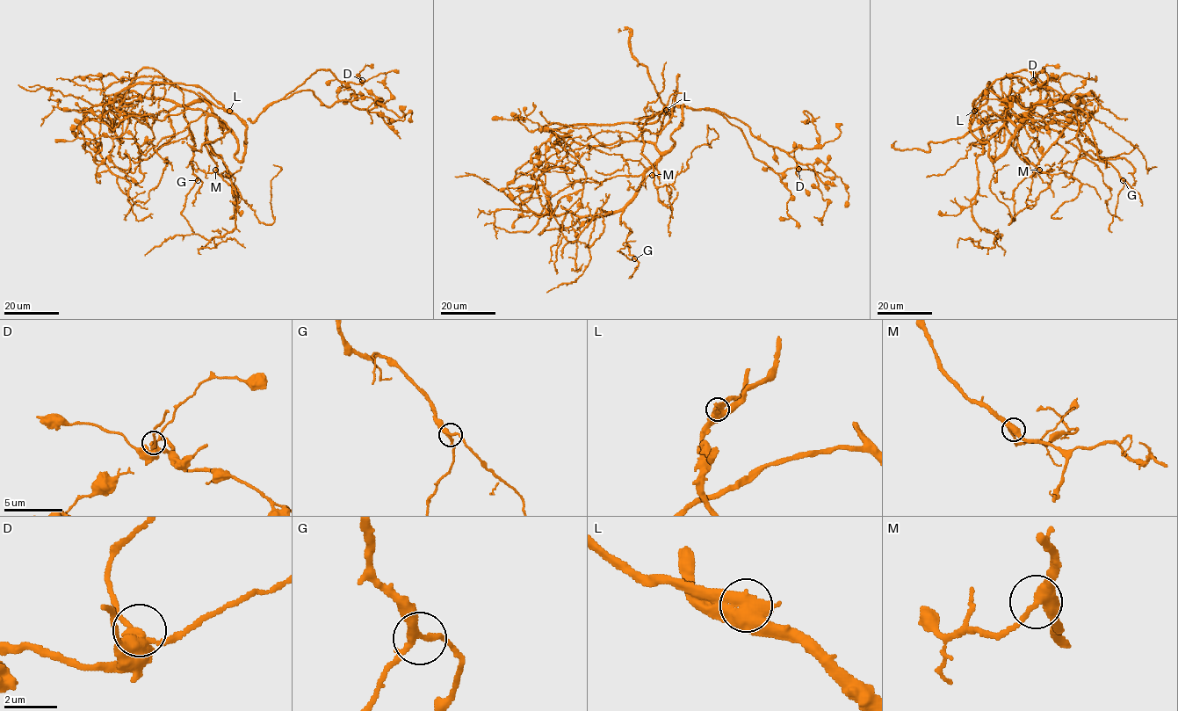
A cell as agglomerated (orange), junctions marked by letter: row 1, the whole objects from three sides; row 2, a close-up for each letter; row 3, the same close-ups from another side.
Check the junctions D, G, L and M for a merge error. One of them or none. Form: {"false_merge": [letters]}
{"false_merge": ["L"]}

